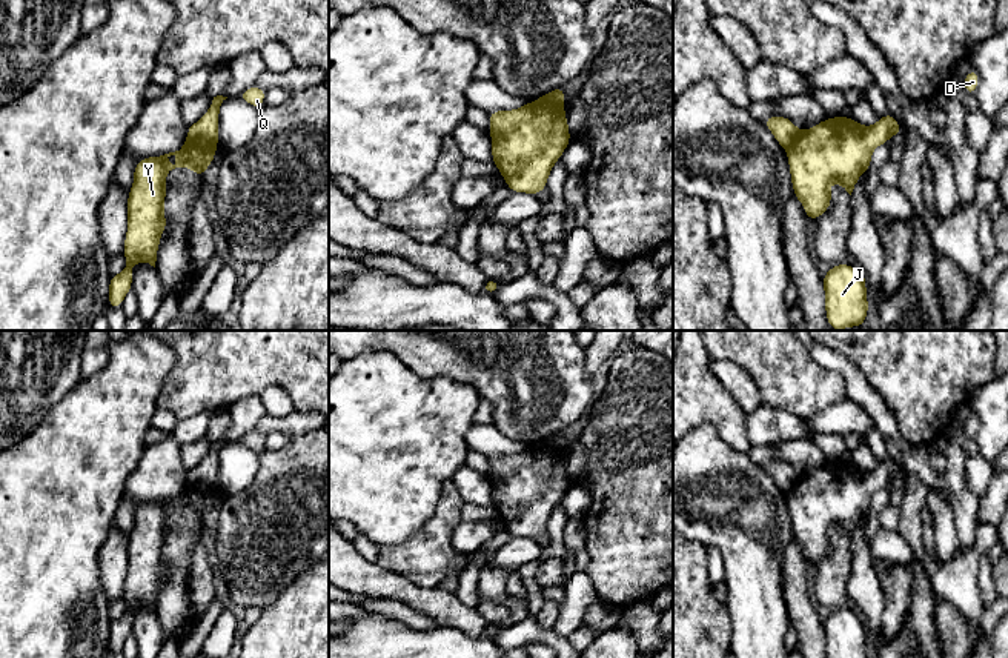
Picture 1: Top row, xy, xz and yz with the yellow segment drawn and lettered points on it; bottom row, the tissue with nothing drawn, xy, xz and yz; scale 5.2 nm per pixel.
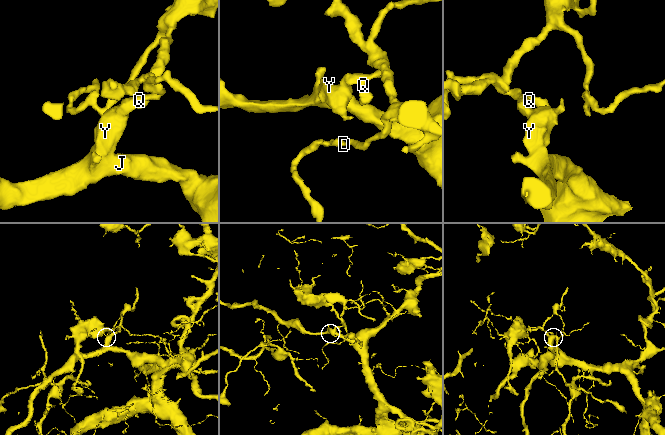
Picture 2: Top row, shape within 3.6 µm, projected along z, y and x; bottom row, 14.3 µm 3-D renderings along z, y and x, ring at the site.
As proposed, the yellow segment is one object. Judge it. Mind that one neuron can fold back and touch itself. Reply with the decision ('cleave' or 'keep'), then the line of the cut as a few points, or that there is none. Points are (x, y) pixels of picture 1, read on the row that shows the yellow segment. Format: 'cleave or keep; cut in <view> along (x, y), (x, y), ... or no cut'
cleave; cut in xy along (186, 140), (215, 148)

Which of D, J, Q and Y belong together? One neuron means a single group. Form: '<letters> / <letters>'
D Q / J Y

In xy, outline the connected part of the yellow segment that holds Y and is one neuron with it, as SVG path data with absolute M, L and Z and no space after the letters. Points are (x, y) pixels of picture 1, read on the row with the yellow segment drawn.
M184 143L175 152L137 161L134 184L128 194L128 232L124 237L126 268L109 280L108 307L121 307L132 289L132 264L149 263L155 268L160 237L166 231L166 175L175 168L192 169L198 177L215 160L214 146Z

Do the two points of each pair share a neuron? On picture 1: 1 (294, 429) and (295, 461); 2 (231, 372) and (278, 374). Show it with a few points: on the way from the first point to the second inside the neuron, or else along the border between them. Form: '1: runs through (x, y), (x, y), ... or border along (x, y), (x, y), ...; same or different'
1: border along (312, 431), (291, 438); different
2: runs through (243, 372), (266, 372); same

